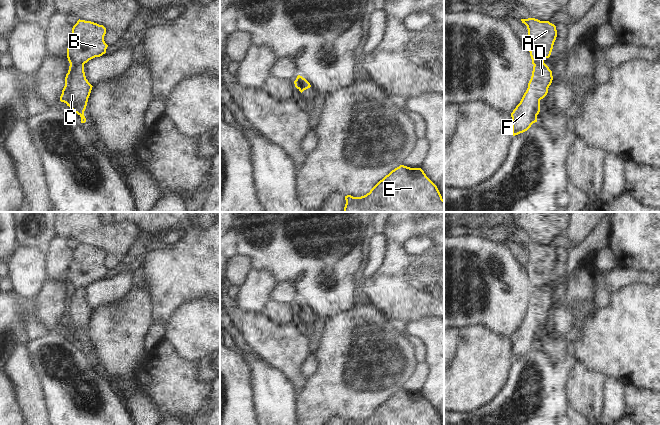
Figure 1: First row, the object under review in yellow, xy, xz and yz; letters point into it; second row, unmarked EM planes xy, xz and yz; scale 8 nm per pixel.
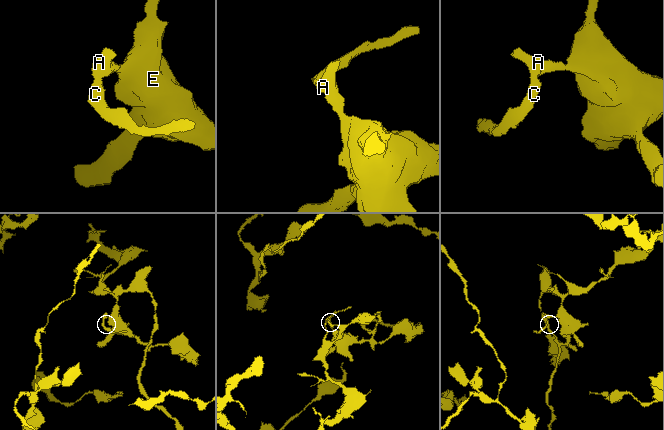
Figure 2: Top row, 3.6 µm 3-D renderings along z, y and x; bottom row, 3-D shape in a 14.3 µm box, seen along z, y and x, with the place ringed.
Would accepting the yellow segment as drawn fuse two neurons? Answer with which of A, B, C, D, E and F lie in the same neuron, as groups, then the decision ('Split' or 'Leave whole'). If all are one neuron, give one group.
Groups: A B E / C D F. Split

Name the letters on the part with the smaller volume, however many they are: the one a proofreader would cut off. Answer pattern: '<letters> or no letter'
C, D, F

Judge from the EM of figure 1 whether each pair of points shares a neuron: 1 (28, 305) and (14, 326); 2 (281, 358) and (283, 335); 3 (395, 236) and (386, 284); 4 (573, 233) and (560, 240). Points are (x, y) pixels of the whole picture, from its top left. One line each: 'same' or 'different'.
1: same
2: same
3: same
4: different

